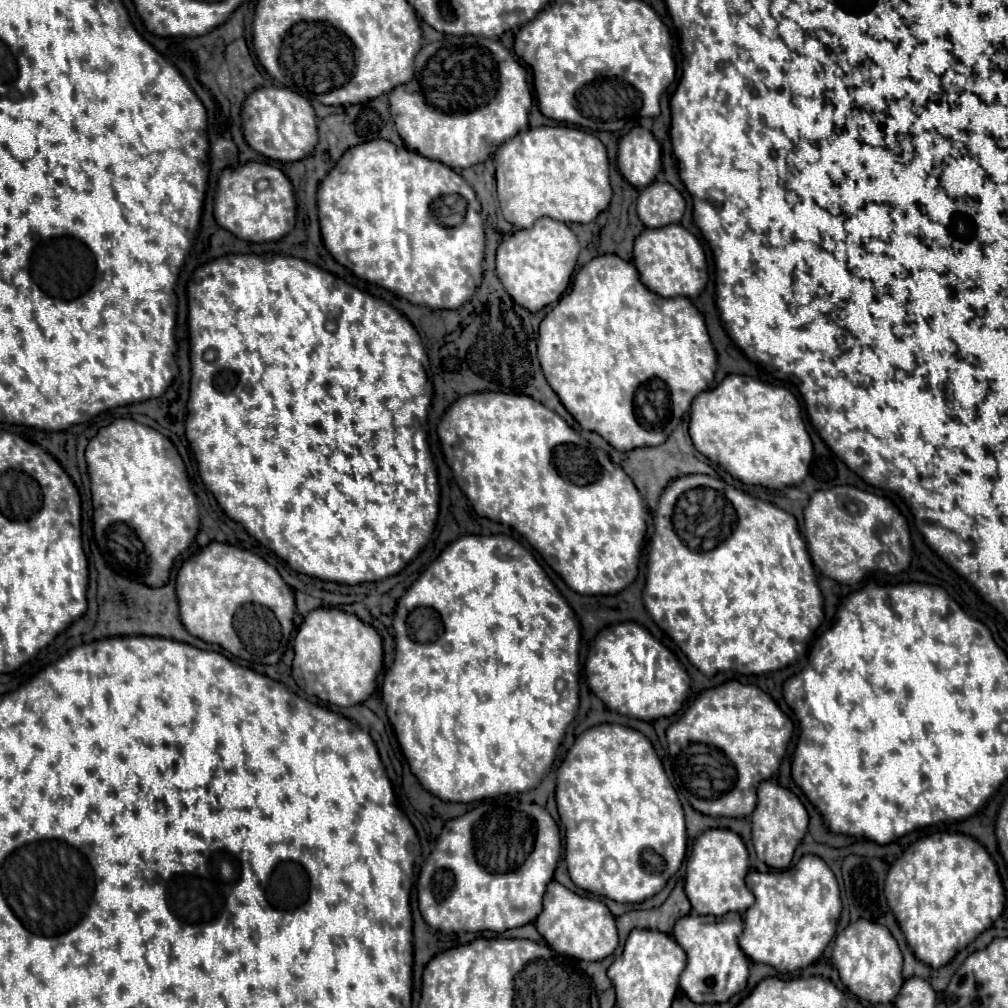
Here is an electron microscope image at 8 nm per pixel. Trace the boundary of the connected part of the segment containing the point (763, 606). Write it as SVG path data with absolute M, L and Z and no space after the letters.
M690 474L676 478L666 486L658 502L654 526L644 604L660 630L678 644L702 674L708 674L708 678L718 672L758 676L782 670L796 658L794 642L806 643L805 646L813 642L814 630L824 618L822 594L816 584L812 560L808 560L804 538L800 536L792 514L770 502L752 498L722 480Z

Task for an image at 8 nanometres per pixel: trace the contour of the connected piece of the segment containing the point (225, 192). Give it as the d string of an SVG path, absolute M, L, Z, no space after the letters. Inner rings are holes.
M246 162L238 168L226 168L218 178L218 190L214 200L214 218L218 226L232 232L240 240L248 242L270 242L286 236L296 222L296 200L292 192L290 180L282 174L282 170L262 164L262 162ZM258 182L266 182L264 190L258 190Z

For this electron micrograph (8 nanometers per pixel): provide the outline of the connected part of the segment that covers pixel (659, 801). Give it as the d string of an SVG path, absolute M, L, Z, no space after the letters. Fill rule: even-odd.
M600 724L582 732L556 774L556 804L566 830L566 864L572 882L620 904L638 904L658 894L686 854L684 810L650 740L620 724Z

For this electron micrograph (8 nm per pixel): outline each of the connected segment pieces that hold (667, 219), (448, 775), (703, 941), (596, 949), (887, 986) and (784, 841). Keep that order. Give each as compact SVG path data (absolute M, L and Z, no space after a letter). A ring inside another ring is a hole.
M652 182L648 188L640 190L636 210L646 228L662 228L682 220L684 198L668 182Z
M496 534L496 536L462 536L420 574L420 578L410 586L410 590L398 600L394 612L394 632L396 632L396 654L394 664L384 676L384 702L390 724L394 726L400 748L410 764L410 772L418 778L424 790L432 792L444 802L474 802L482 798L494 798L502 794L520 794L536 788L546 770L552 766L556 758L556 750L564 738L568 724L574 720L578 710L578 646L580 646L580 624L566 604L566 600L558 594L554 584L548 580L542 566L536 562L530 550L526 550L518 540ZM564 678L568 688L558 694L556 682Z
M730 912L728 918L688 914L680 918L674 926L674 940L688 954L688 964L680 974L680 990L694 1004L718 1004L728 1002L734 994L746 988L750 960L740 952L736 940L742 932L742 918L738 912Z
M552 880L546 888L544 896L544 910L536 918L534 926L538 928L540 936L548 942L548 946L564 956L586 960L586 962L596 962L604 960L618 948L618 934L616 934L616 924L614 916L602 904L600 900L594 898L584 898L566 886L558 884Z
M856 920L846 930L842 930L840 936L836 936L834 950L832 950L832 962L838 968L838 974L840 974L840 968L842 968L842 984L854 996L868 1000L872 1004L894 1002L894 998L900 992L902 982L904 982L904 978L902 978L902 954L900 954L896 940L892 938L892 934L886 926L880 926L880 924L874 924L874 922L868 922L868 920Z
M762 782L758 788L758 806L752 814L752 842L758 858L770 868L776 870L788 868L794 850L804 838L806 830L808 830L808 812L798 800L798 796L774 782Z

